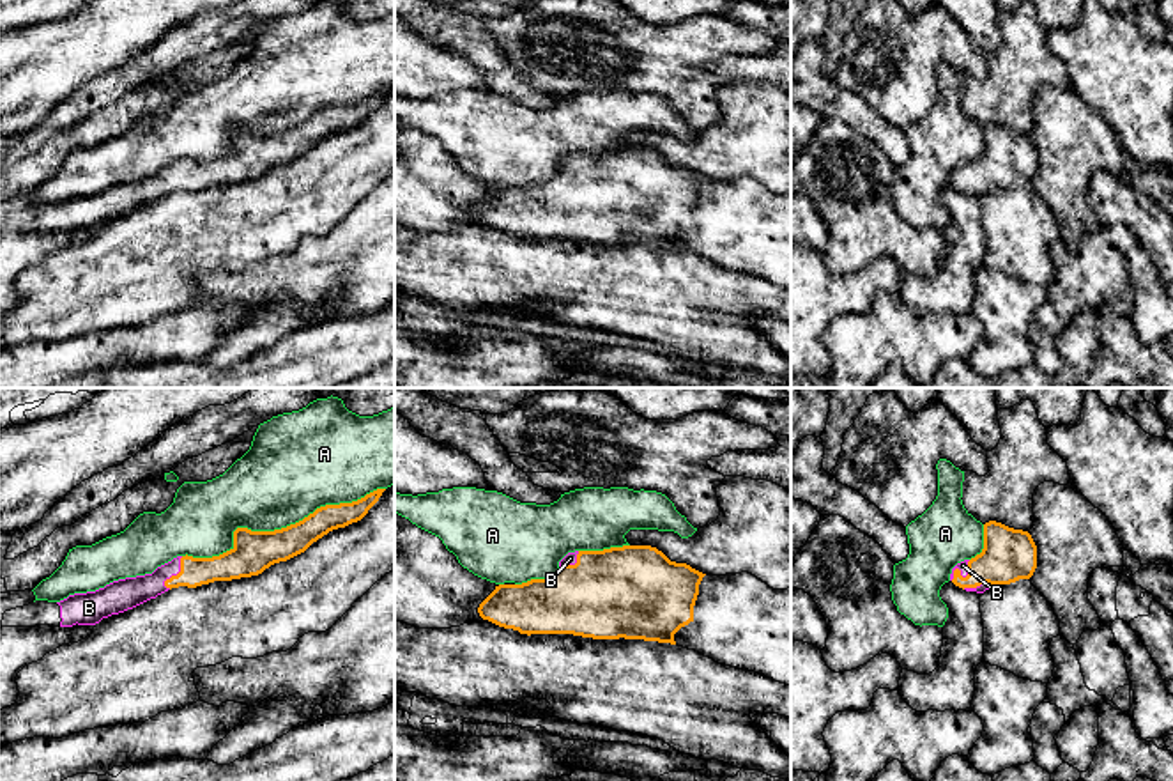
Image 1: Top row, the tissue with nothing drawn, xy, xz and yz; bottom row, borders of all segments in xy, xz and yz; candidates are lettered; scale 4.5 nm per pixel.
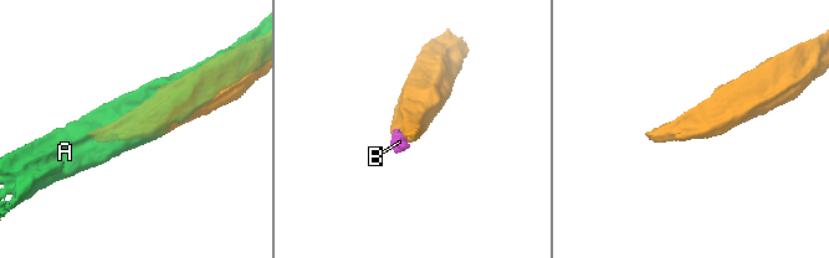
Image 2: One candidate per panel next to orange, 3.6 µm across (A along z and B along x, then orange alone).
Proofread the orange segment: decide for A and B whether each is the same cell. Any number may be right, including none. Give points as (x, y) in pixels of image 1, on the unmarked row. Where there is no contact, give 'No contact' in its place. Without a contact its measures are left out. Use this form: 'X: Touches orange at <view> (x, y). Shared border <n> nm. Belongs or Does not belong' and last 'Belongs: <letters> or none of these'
A: Touches orange at xy (276, 133). Shared border 950 nm. Does not belong
B: Touches orange at xy (177, 177). Shared border 170 nm. Belongs
Belongs: B

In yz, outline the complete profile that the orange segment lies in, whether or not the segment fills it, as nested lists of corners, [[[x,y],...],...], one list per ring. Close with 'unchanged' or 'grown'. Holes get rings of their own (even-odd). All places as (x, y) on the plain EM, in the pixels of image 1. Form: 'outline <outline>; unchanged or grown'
outline [[[989,124],[984,128],[984,152],[952,172],[950,184],[984,197],[994,188],[1030,182],[1037,172],[1037,149],[1028,135]]]; grown

